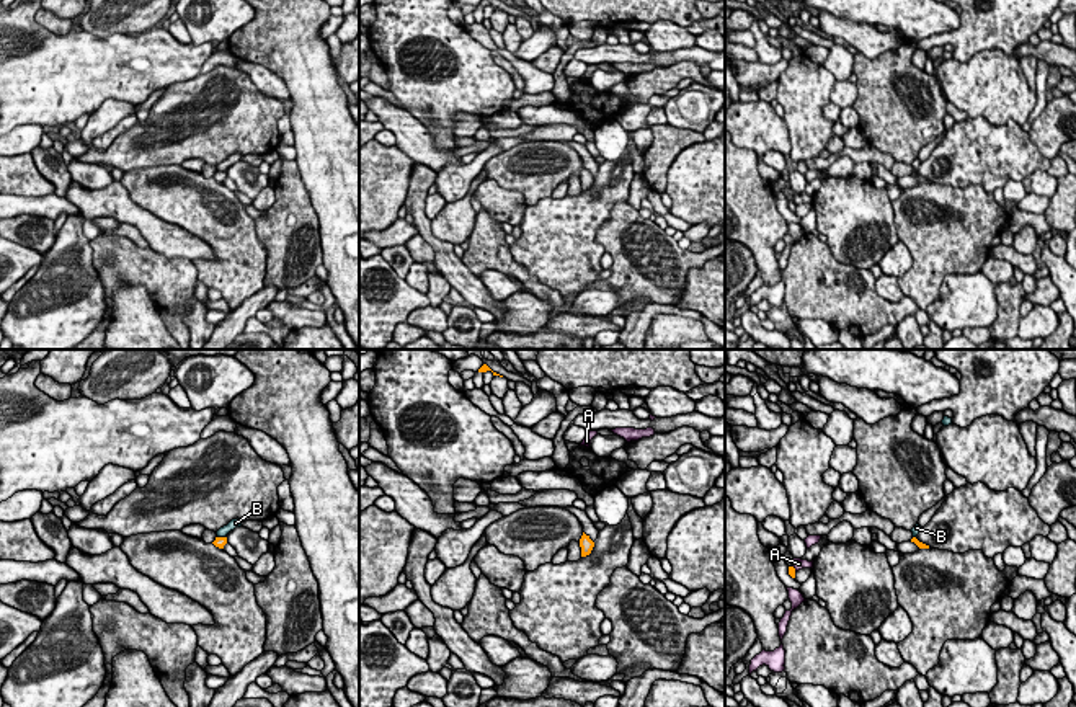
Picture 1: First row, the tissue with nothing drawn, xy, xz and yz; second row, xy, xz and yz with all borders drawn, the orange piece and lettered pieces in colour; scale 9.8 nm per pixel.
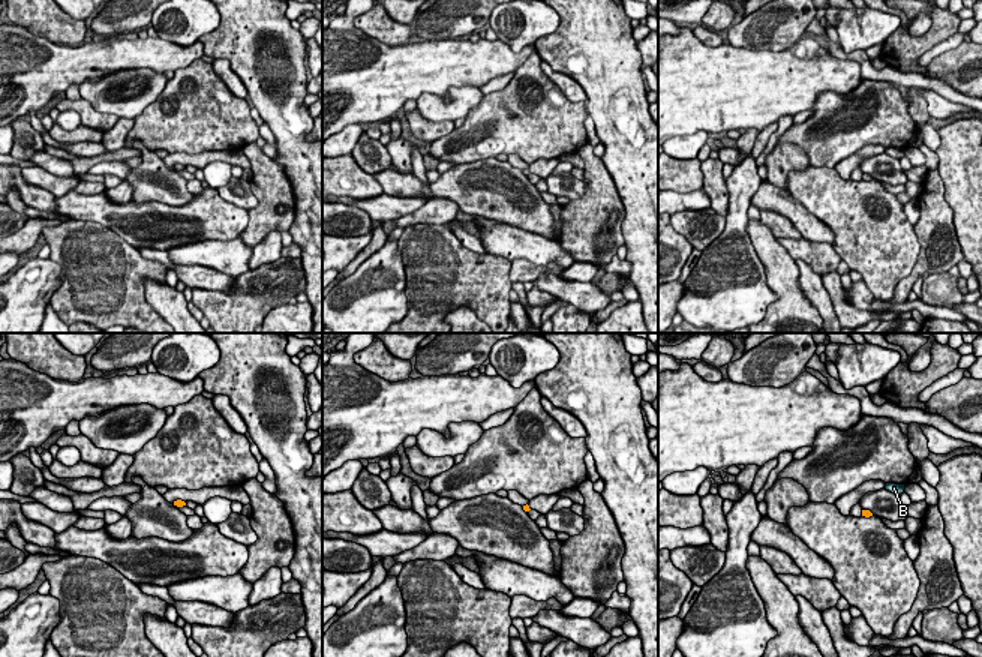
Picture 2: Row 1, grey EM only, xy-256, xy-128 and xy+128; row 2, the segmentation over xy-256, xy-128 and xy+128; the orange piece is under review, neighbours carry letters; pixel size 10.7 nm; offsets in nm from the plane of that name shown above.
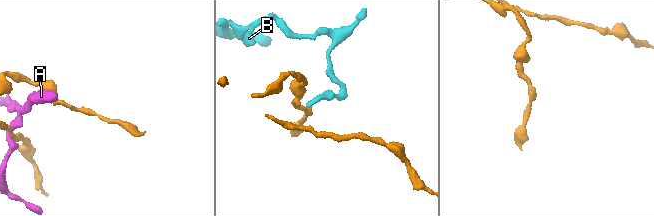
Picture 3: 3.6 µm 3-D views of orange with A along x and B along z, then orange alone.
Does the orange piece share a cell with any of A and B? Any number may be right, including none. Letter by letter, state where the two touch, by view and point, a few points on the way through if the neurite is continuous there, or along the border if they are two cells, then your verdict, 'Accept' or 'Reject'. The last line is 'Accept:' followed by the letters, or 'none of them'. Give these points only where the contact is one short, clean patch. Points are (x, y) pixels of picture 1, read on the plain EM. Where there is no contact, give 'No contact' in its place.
A: Touches orange at yz (794, 203). Boundary: yz (792, 200), (795, 204). Reject
B: Touches orange at xy (222, 172). Boundary: xy (217, 170), (226, 172). Reject
Accept: none of them

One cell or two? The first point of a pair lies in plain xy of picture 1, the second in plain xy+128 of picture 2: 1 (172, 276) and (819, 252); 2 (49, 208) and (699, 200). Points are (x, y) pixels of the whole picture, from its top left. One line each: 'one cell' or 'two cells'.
1: one cell
2: one cell

